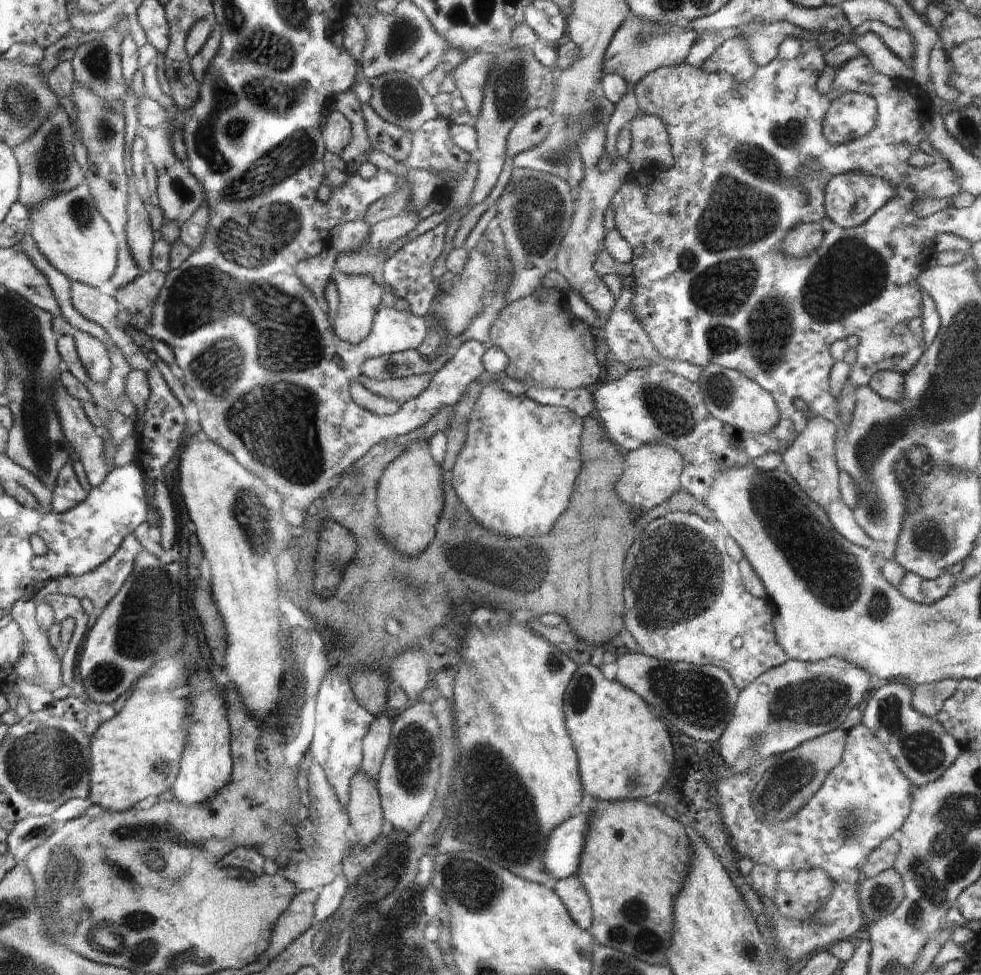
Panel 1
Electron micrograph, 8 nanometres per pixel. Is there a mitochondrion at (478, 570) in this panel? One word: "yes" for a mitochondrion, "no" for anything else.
yes

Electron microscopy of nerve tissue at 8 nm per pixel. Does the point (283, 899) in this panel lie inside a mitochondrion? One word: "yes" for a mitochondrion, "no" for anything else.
no

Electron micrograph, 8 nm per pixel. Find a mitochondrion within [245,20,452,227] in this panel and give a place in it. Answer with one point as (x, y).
(400, 98)

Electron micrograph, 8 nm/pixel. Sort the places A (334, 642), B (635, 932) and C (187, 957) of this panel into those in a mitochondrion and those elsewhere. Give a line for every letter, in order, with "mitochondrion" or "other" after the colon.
A: other
B: mitochondrion
C: mitochondrion

